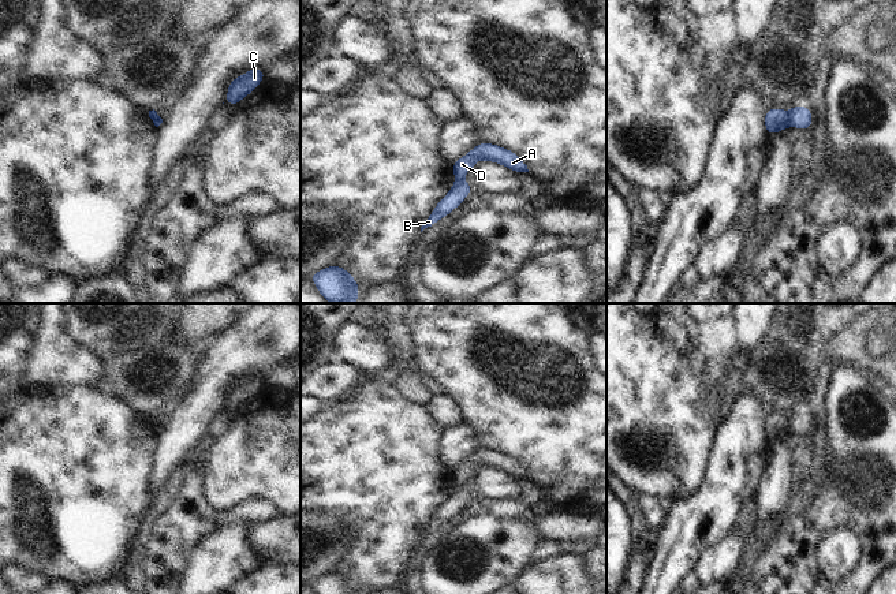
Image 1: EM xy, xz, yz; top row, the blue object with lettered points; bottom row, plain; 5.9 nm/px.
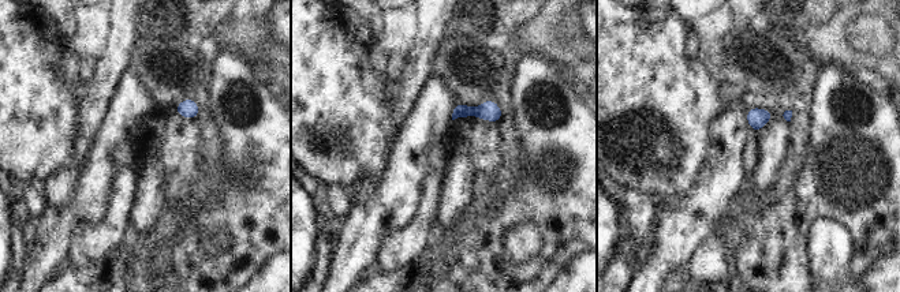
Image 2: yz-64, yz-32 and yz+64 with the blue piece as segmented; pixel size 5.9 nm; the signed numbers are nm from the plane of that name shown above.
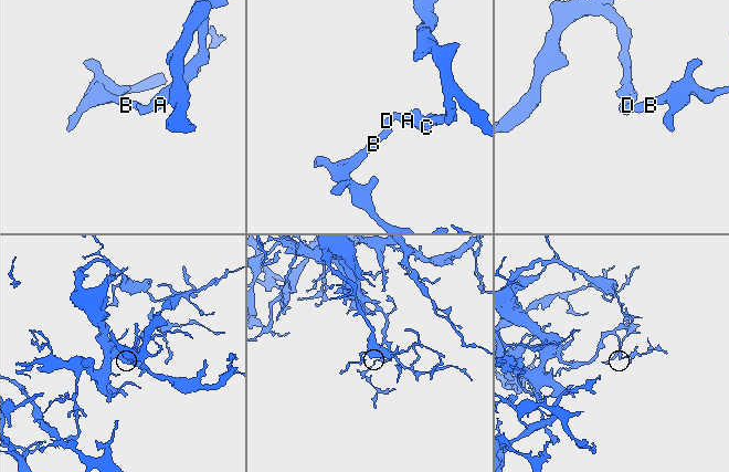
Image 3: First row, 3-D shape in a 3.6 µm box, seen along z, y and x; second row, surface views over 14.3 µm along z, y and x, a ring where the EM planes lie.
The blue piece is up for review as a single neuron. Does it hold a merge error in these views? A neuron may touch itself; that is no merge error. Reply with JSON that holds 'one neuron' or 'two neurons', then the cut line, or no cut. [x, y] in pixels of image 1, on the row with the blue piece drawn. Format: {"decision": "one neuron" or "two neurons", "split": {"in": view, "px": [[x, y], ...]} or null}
{"decision": "two neurons", "split": {"in": "yz", "px": [[787, 112], [788, 126]]}}

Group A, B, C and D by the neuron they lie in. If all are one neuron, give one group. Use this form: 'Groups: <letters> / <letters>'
Groups: A C D / B.

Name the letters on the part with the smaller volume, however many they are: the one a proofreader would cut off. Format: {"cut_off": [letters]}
{"cut_off": ["B"]}

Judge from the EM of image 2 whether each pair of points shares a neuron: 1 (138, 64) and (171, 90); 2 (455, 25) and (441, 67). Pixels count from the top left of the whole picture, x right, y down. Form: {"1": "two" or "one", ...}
{"1": "one", "2": "two"}

